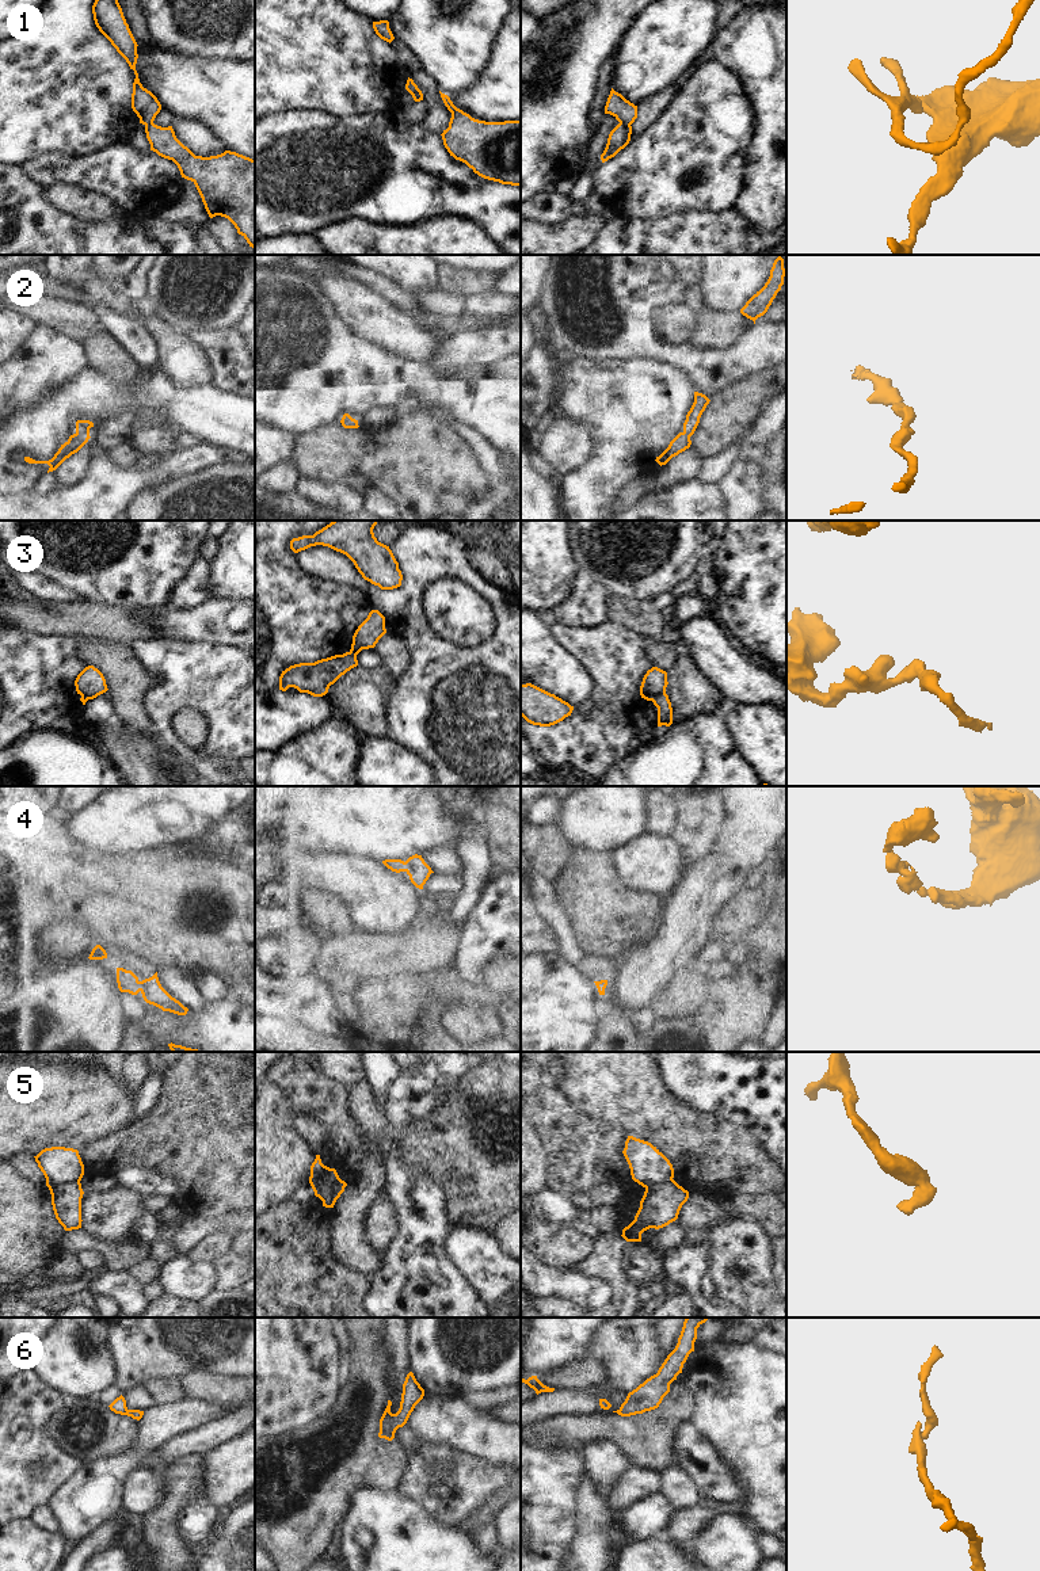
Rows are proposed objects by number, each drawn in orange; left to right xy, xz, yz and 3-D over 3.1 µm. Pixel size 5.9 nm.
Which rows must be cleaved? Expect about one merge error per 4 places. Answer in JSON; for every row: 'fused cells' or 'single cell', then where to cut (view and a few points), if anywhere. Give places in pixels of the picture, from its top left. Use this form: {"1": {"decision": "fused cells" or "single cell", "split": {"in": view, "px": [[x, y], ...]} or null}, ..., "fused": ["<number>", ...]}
{"1": {"decision": "fused cells", "split": {"in": "yz", "px": [[620, 122], [629, 125]]}}, "2": {"decision": "single cell", "split": null}, "3": {"decision": "fused cells", "split": {"in": "yz", "px": [[665, 691], [651, 700]]}}, "4": {"decision": "single cell", "split": null}, "5": {"decision": "fused cells", "split": {"in": "xy", "px": [[79, 1181], [64, 1181], [49, 1188]]}}, "6": {"decision": "single cell", "split": null}, "fused": ["1", "3", "5"]}

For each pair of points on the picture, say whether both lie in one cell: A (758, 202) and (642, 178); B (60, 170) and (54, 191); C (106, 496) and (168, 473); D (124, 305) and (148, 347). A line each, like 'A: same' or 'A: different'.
A: different
B: different
C: same
D: different

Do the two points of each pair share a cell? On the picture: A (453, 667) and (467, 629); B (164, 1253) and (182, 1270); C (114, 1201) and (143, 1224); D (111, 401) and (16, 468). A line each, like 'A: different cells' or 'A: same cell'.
A: different cells
B: different cells
C: different cells
D: same cell

